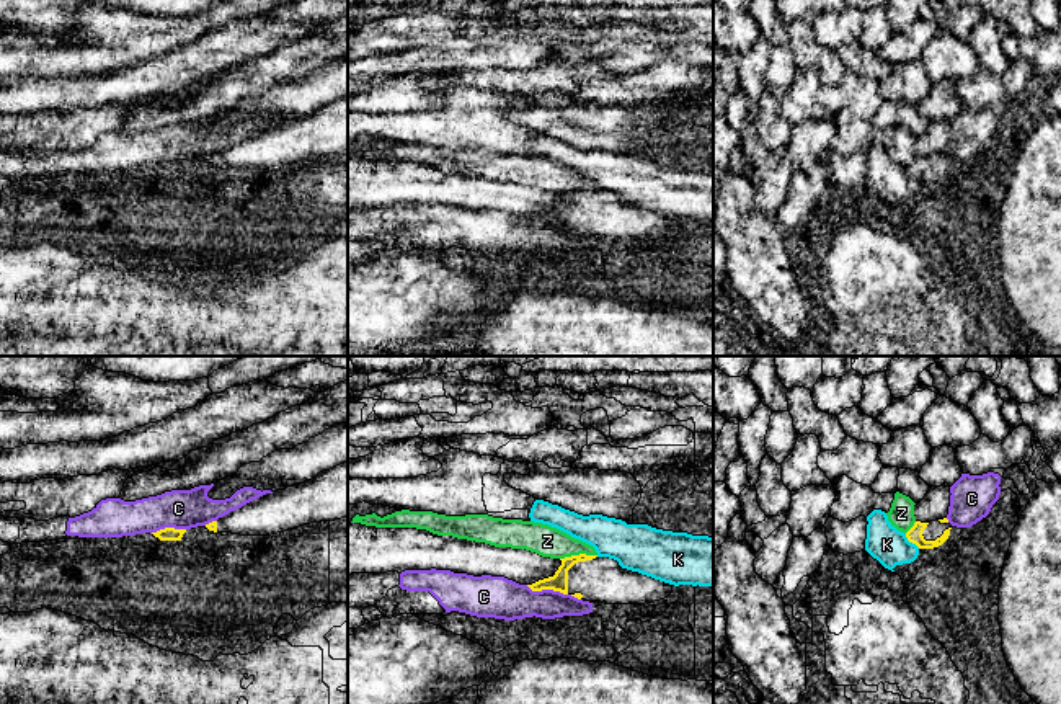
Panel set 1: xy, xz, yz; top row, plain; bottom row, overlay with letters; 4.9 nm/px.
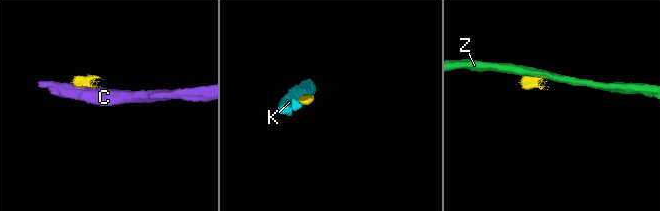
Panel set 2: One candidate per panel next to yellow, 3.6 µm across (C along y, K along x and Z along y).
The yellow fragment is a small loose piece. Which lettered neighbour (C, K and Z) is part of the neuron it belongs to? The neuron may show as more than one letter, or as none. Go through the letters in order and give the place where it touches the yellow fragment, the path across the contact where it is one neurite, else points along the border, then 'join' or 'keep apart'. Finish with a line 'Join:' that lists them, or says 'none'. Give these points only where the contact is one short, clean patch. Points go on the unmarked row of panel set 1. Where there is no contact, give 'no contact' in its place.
C: xz (547, 222) | along xz (526, 219), (532, 224), (559, 224), (567, 229) | keep apart
K: yz (911, 175) | along yz (905, 169), (919, 182) | keep apart
Z: xz (580, 188) | along xz (596, 188), (572, 188), (560, 193) | keep apart
Join: none

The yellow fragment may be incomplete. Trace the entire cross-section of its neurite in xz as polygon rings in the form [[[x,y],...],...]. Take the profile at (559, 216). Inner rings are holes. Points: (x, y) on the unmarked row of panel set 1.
[[[597,189],[560,193],[553,211],[527,219],[532,225],[553,224],[589,237],[645,238],[668,232],[669,217],[622,203],[617,194]]]

